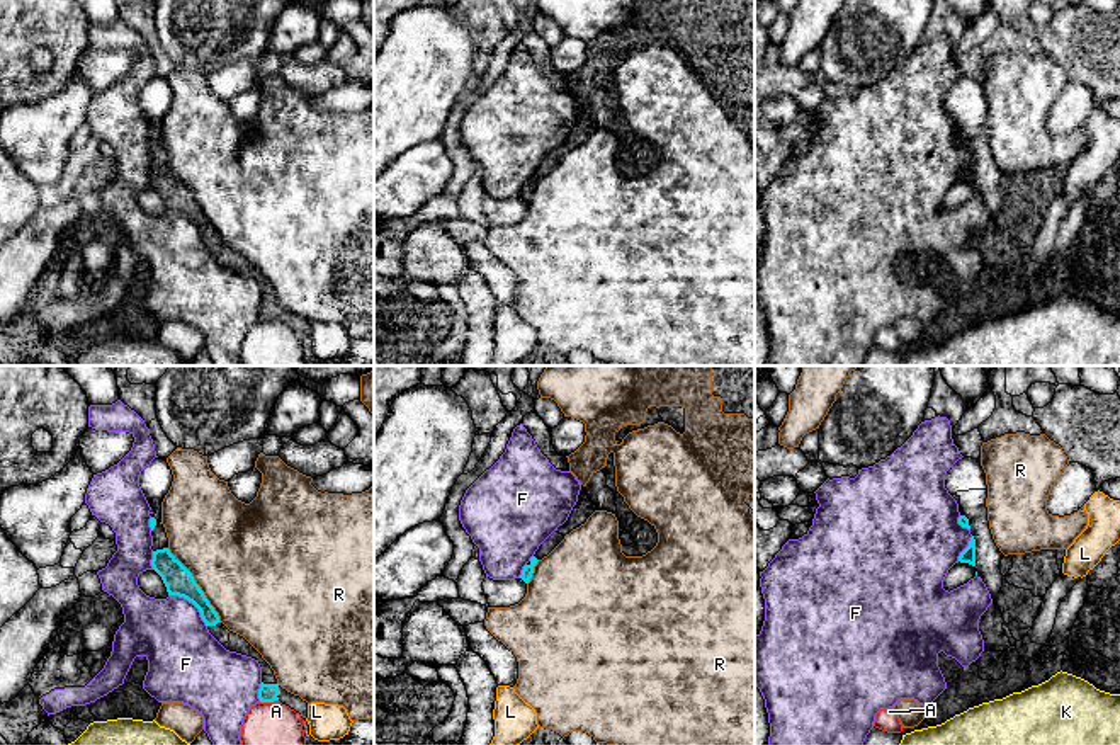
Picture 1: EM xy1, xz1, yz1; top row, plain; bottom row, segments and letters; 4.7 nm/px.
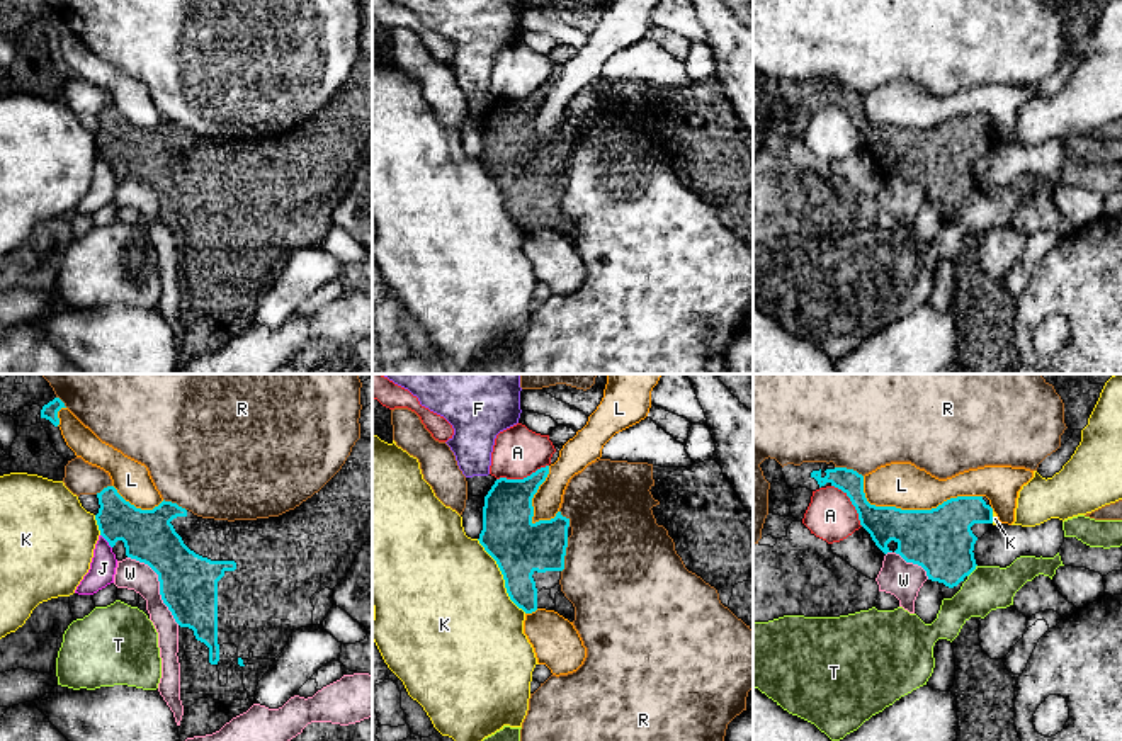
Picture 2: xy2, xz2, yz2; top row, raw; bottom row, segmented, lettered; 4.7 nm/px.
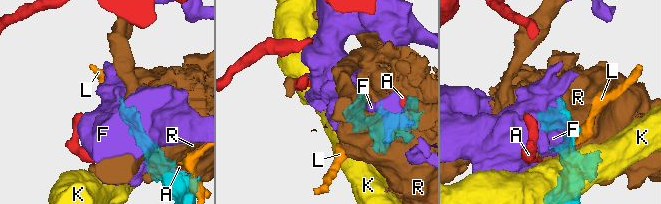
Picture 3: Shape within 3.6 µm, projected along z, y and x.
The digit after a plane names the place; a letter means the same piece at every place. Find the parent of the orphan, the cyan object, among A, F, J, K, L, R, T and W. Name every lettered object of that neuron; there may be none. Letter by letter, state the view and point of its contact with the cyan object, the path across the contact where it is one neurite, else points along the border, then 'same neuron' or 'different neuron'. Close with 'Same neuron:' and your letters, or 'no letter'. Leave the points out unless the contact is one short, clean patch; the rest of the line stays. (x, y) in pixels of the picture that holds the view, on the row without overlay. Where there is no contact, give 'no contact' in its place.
A: meets cyan in xz2 at (524, 97); border along xz2 (548, 84), (522, 97), (497, 99); different neuron
F: meets cyan in xy1 at (192, 221); different neuron
J: meets cyan in xy2 at (106, 158); border along xy2 (101, 153), (111, 167); different neuron
K: meets cyan in xz2 at (504, 196); different neuron
L: meets cyan in yz2 at (913, 130); different neuron
R: meets cyan in xy1 at (197, 204); different neuron
T: meets cyan in yz2 at (973, 189); different neuron
W: meets cyan in xy2 at (160, 204); different neuron
Same neuron: no letter

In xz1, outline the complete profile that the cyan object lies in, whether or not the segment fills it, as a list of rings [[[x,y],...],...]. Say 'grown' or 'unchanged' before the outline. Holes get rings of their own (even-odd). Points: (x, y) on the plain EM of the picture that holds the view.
grown; [[[554,150],[535,170],[535,173],[530,177],[530,180],[523,185],[520,197],[529,202],[534,192],[534,185],[539,179],[547,175],[561,160],[564,158],[563,153]]]

